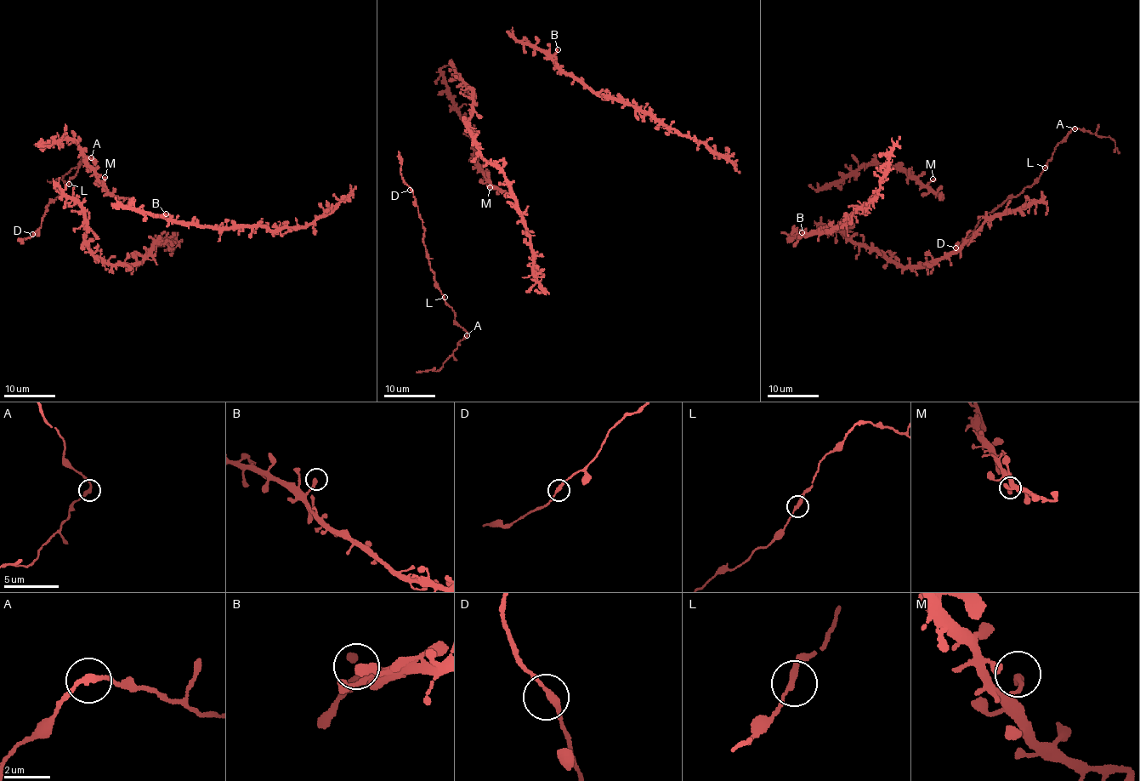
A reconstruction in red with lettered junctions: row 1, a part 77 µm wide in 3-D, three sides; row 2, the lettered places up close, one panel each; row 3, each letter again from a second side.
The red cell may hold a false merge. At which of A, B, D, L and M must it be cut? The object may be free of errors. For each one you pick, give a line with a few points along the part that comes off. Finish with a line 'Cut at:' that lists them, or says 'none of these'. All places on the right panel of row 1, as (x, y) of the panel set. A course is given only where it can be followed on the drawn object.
Cut at: none of these

